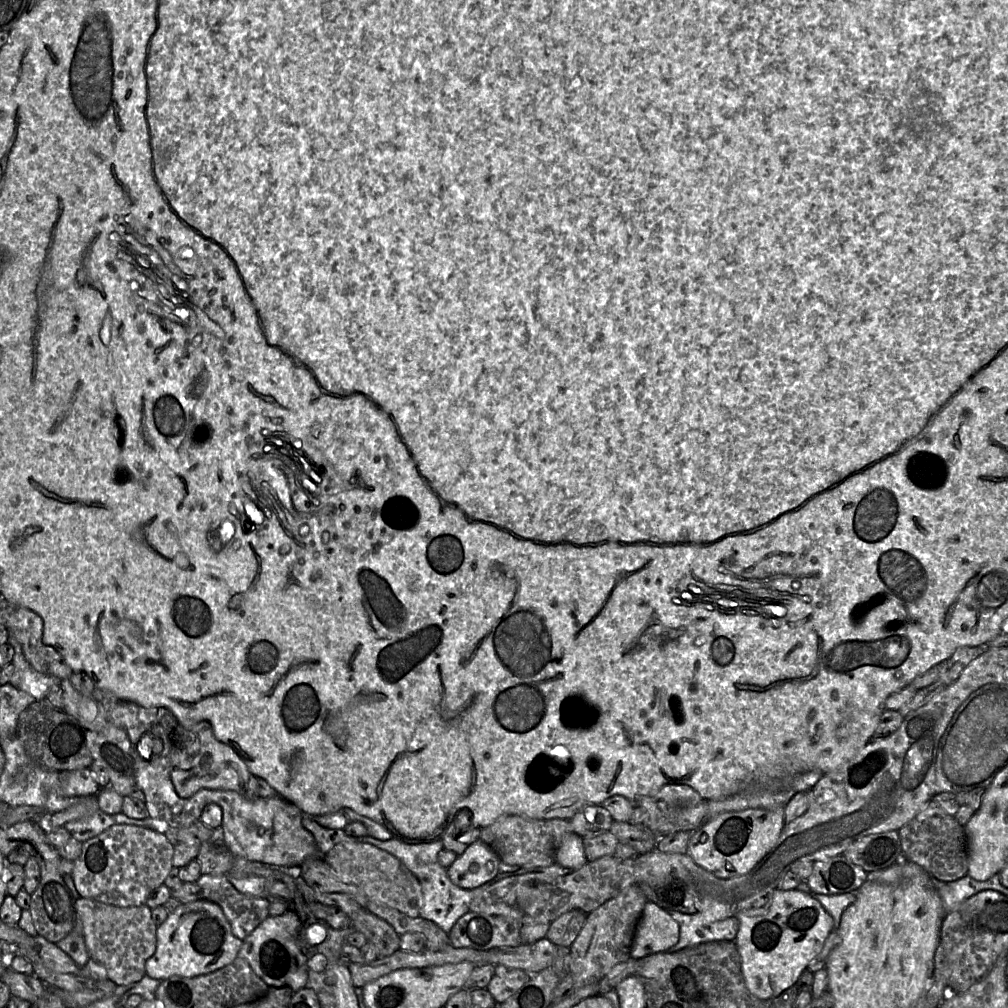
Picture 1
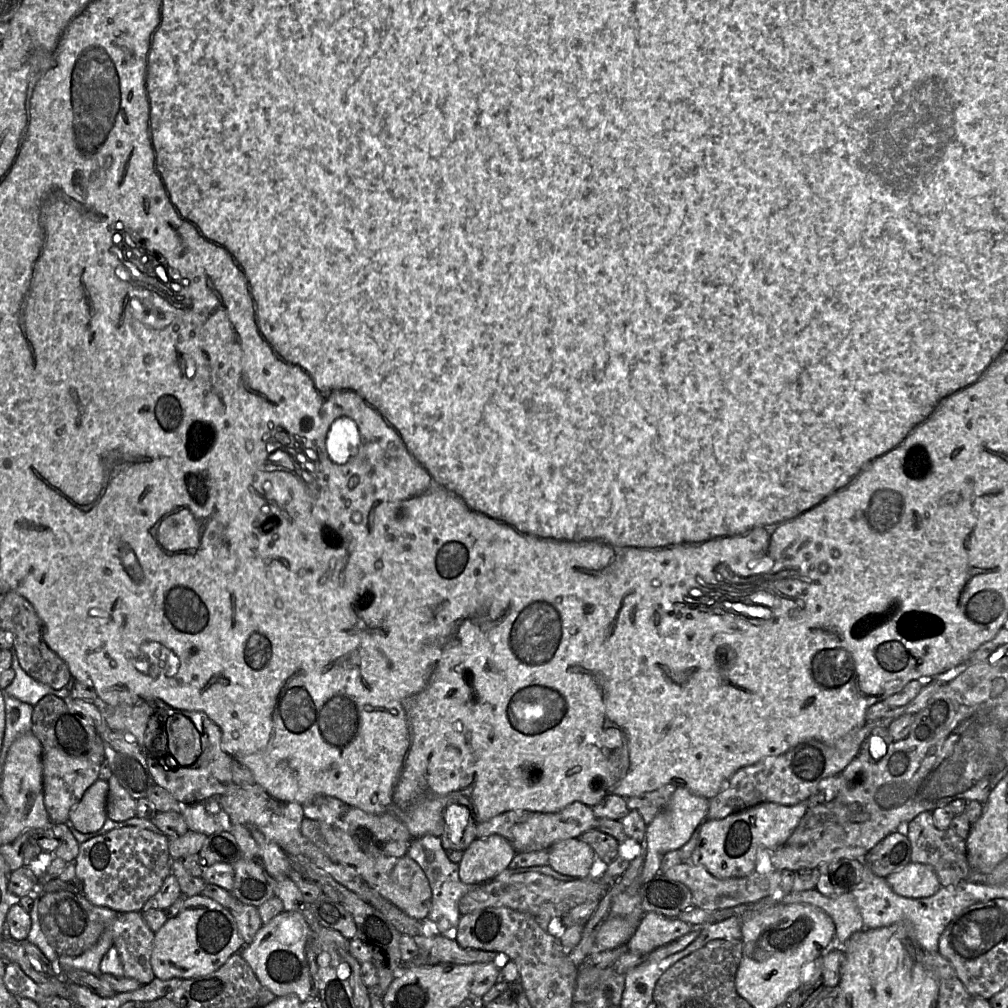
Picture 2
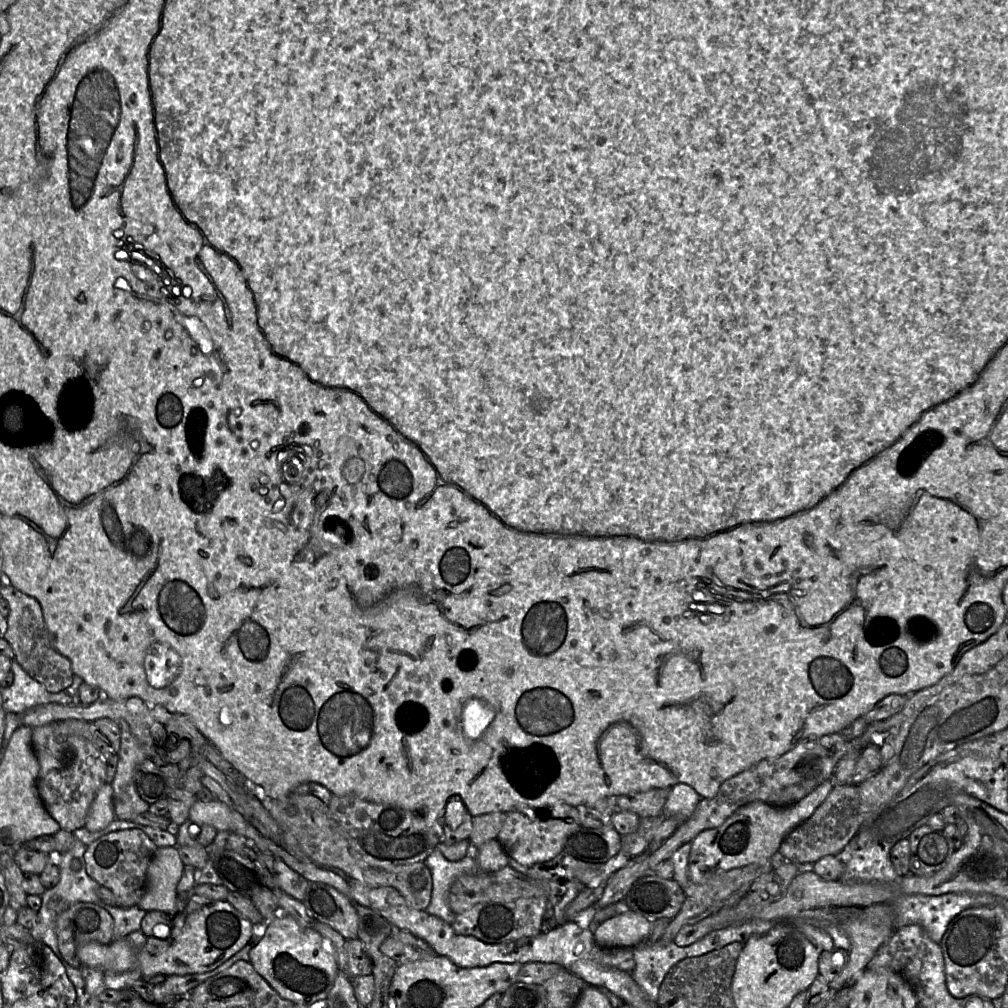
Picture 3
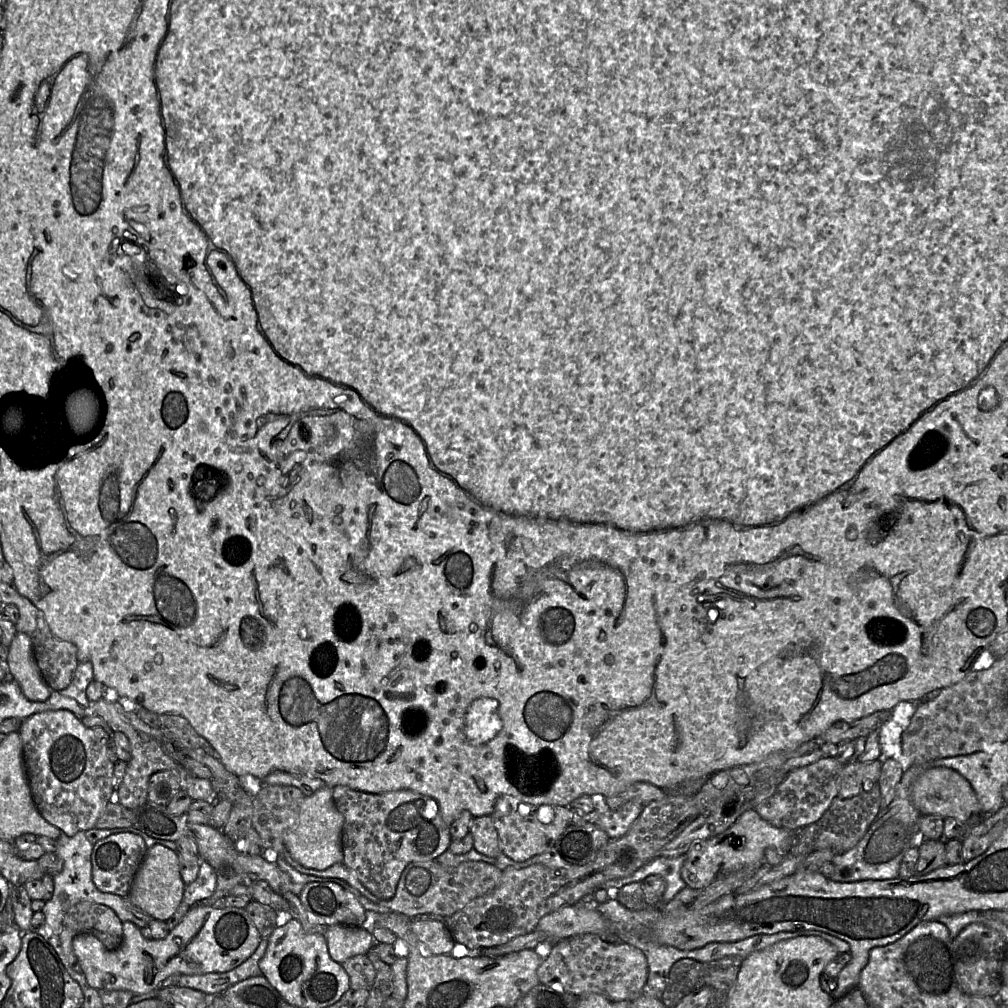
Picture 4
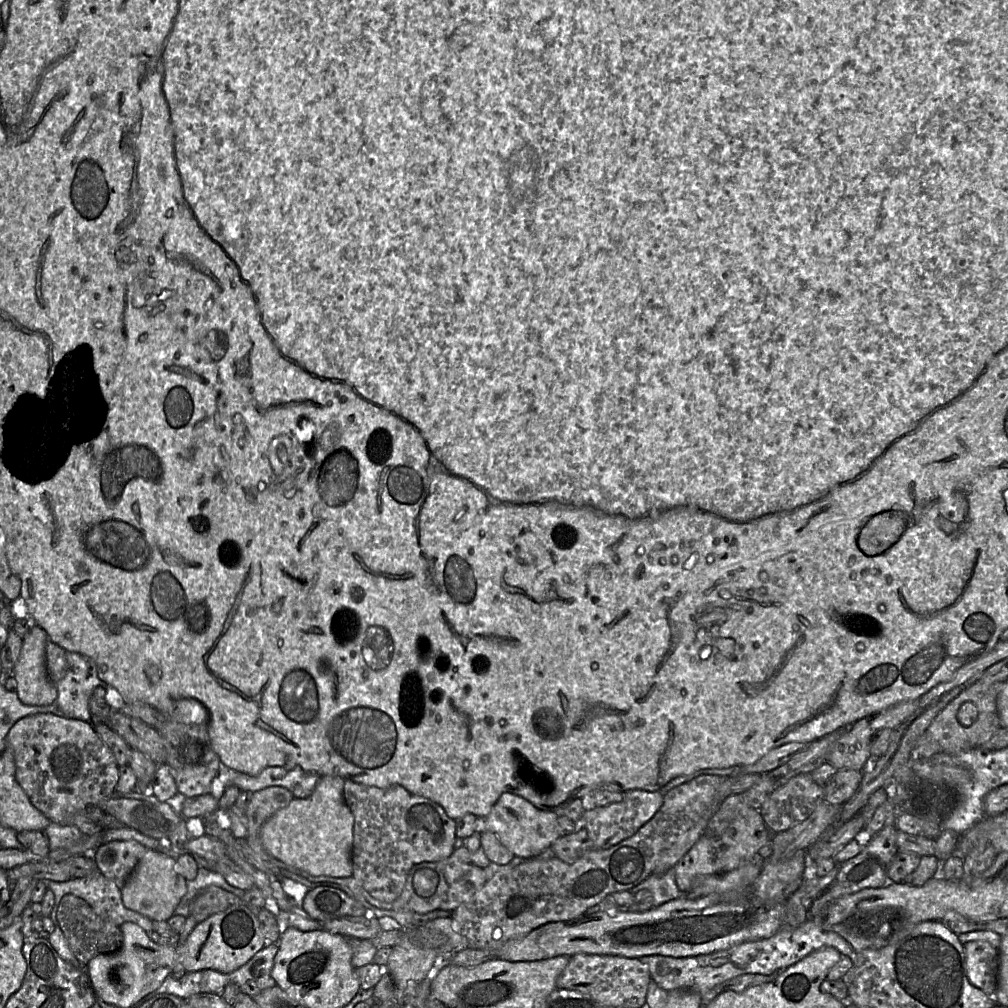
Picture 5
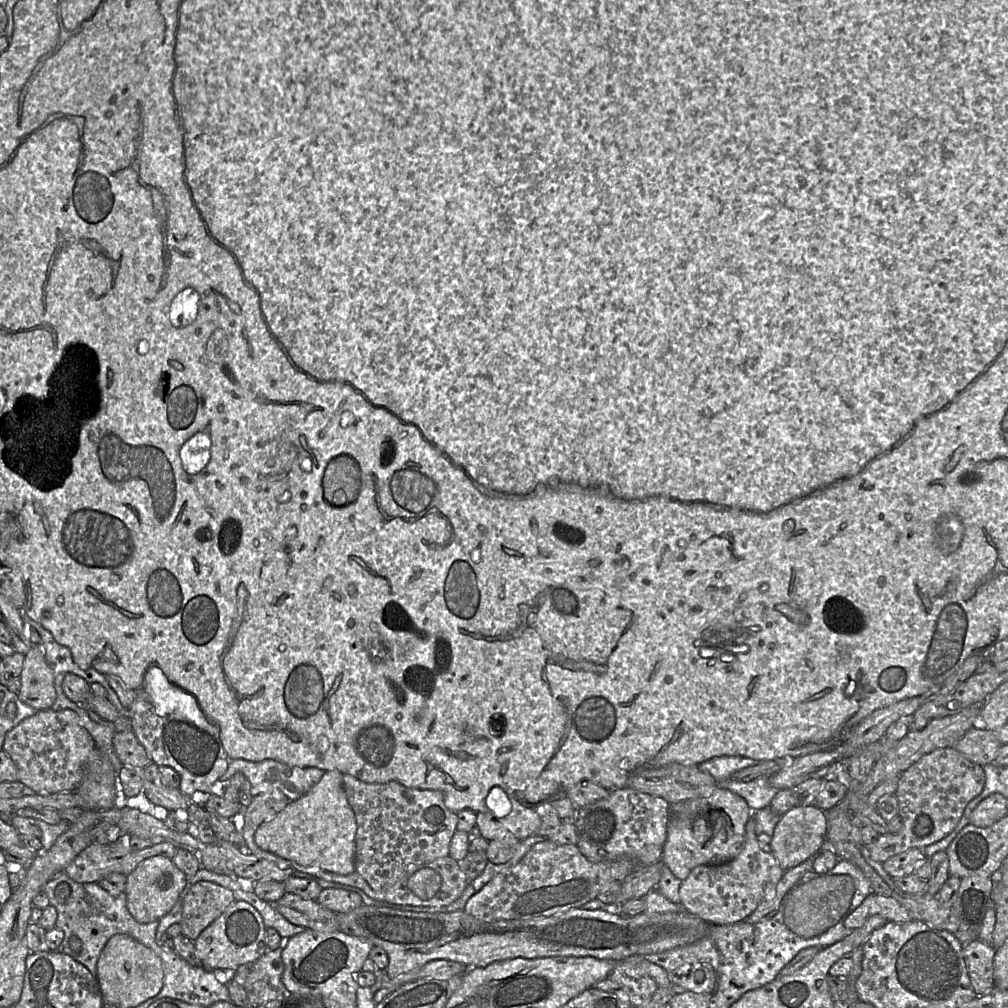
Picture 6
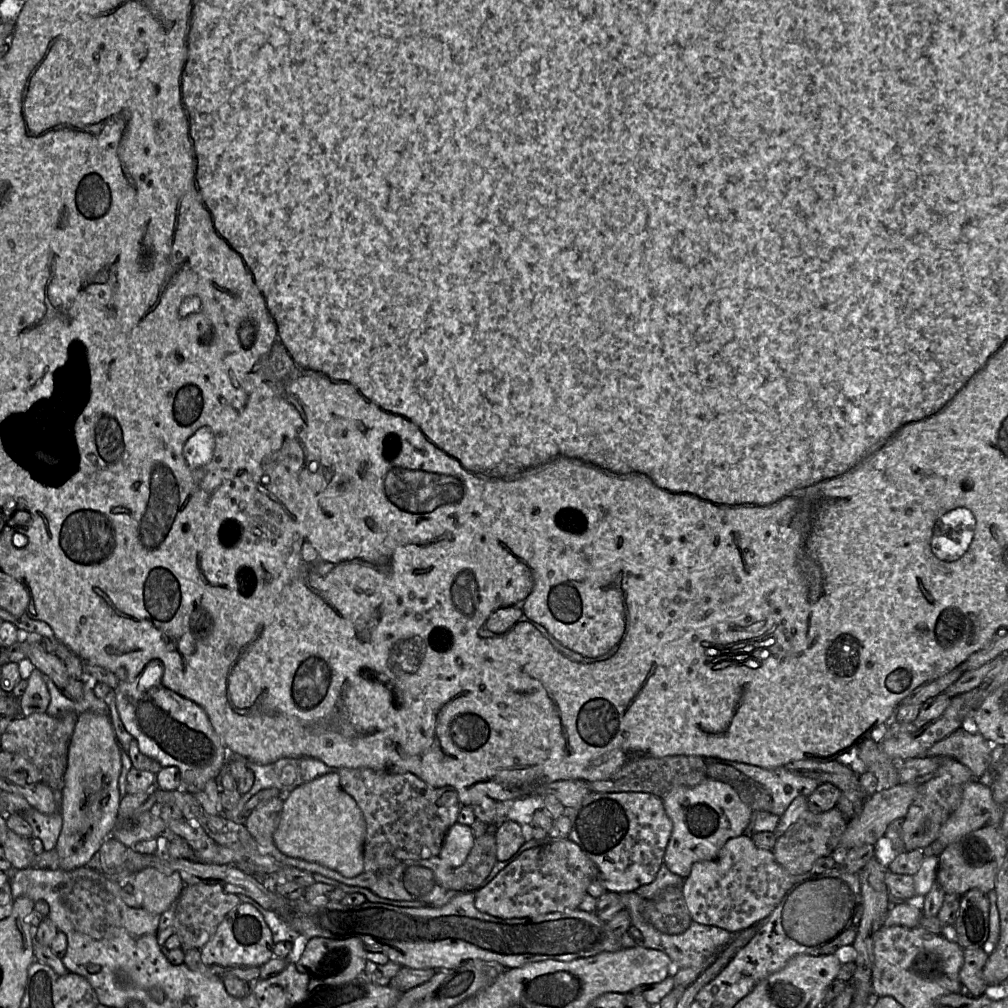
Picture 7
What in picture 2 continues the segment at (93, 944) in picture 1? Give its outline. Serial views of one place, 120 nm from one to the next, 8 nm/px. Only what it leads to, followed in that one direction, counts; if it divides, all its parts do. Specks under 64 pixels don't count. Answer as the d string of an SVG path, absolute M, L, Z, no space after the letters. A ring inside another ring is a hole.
M142 912L120 913L112 922L113 946L117 949L124 969L124 977L133 978L141 985L155 979L150 959L153 948L154 932L143 919Z

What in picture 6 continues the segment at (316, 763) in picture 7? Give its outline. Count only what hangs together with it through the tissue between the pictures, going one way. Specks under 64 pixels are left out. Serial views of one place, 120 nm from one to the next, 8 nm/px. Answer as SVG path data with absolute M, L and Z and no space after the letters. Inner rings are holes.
M230 759L221 783L230 781L232 776L241 772L251 783L251 795L281 791L290 801L305 795L320 781L325 771L316 767L288 765L274 759L252 762L243 759Z

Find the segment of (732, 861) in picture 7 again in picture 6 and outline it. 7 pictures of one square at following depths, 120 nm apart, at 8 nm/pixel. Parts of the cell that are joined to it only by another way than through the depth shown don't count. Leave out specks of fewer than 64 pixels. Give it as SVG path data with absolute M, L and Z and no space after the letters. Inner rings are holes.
M751 817L746 824L743 847L735 858L721 864L696 866L682 881L679 890L681 906L712 925L745 921L760 905L774 898L784 873L774 855L761 848Z

